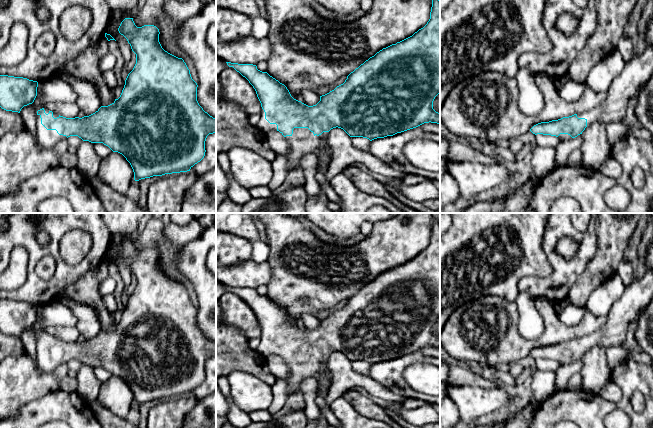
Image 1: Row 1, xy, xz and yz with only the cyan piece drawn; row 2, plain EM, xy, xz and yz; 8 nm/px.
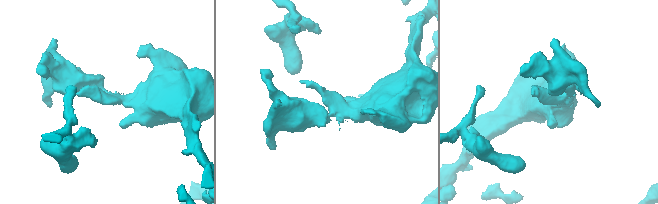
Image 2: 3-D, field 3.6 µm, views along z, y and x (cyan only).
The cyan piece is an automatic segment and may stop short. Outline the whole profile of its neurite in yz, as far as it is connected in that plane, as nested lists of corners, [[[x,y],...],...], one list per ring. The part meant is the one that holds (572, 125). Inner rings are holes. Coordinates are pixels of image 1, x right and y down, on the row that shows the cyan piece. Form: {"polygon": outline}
{"polygon": [[[647,46],[641,54],[635,54],[626,62],[621,72],[612,81],[606,100],[586,113],[574,114],[558,120],[541,122],[530,131],[537,135],[551,135],[567,141],[582,134],[595,121],[606,125],[624,120],[628,102],[636,96],[639,88],[653,74],[653,47]]]}

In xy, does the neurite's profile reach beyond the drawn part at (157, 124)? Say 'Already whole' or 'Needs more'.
Needs more

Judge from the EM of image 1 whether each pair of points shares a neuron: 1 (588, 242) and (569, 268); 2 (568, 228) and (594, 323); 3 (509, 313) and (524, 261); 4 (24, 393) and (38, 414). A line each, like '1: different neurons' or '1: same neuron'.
1: same neuron
2: different neurons
3: different neurons
4: different neurons

